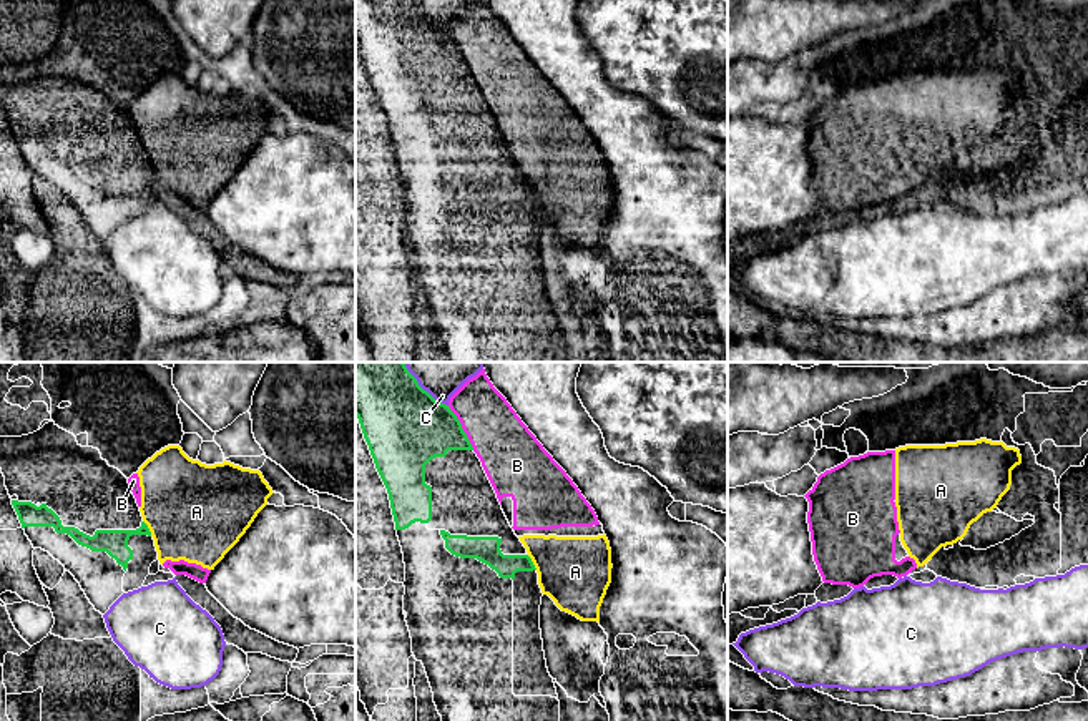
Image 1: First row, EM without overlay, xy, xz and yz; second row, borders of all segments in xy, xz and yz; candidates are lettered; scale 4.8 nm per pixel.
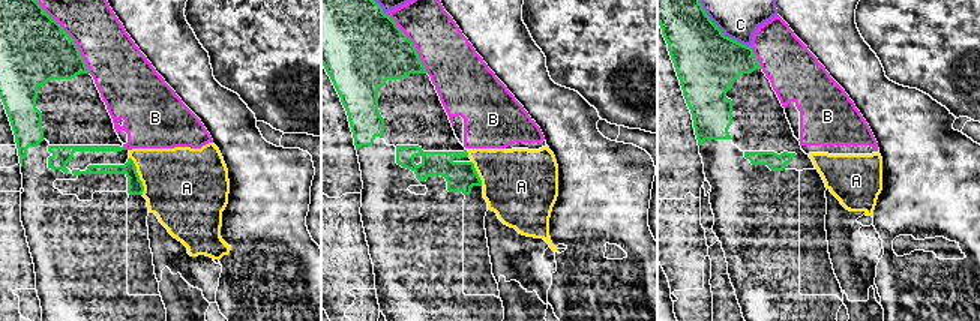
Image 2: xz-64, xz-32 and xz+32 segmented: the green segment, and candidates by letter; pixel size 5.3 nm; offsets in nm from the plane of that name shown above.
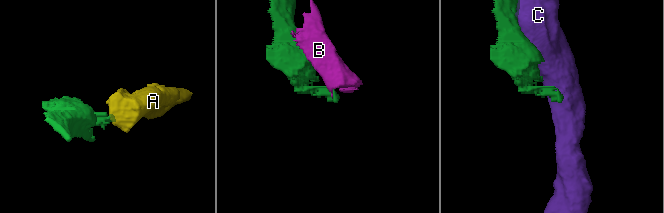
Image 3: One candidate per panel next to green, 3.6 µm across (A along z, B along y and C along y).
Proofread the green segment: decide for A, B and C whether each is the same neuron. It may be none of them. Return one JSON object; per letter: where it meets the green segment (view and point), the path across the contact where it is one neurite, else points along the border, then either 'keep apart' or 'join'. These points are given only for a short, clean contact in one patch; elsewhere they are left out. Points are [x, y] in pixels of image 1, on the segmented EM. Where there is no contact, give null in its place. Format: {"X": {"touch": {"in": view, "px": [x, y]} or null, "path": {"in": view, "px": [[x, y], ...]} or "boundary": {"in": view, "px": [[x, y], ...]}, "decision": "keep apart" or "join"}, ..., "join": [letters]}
{"A": {"touch": {"in": "xy", "px": [148, 529]}, "boundary": {"in": "xy", "px": [[143, 520], [151, 535]]}, "decision": "keep apart"}, "B": {"touch": {"in": "xz", "px": [460, 427]}, "decision": "keep apart"}, "C": {"touch": {"in": "xz", "px": [421, 387]}, "decision": "keep apart"}, "join": []}

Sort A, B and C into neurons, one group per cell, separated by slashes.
A B / C

